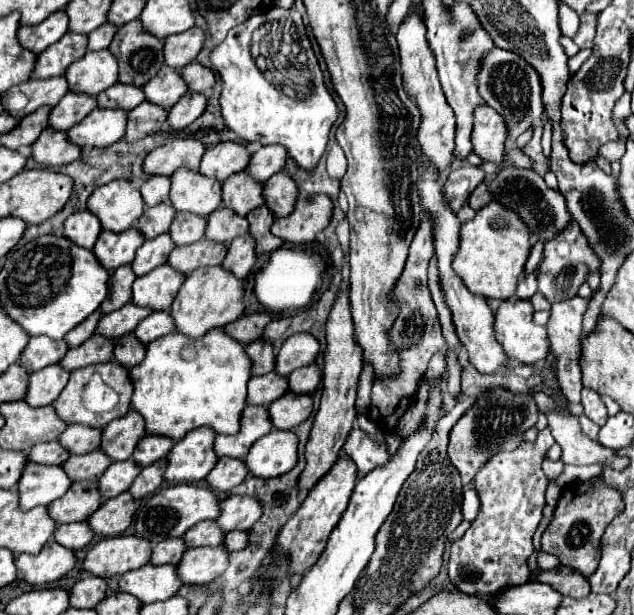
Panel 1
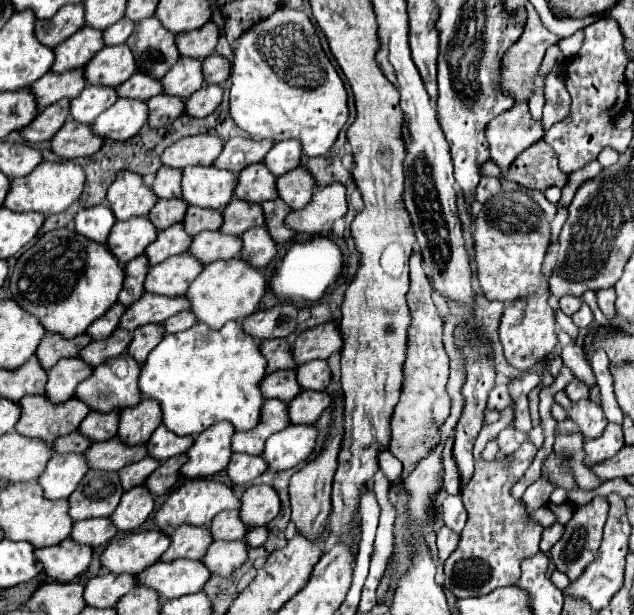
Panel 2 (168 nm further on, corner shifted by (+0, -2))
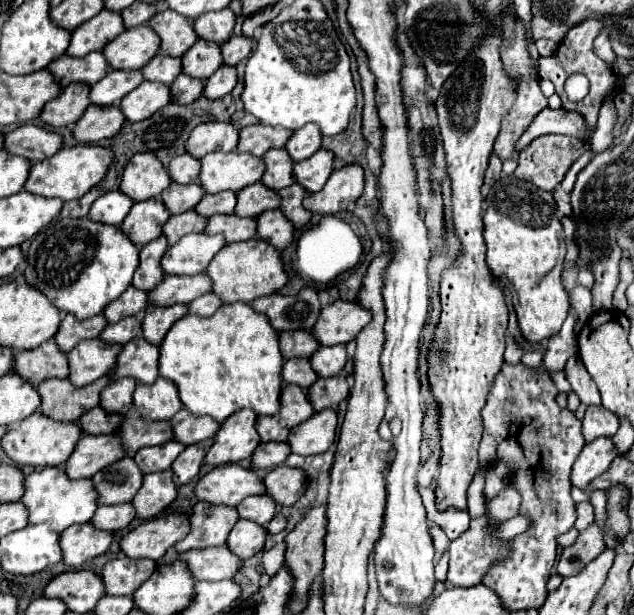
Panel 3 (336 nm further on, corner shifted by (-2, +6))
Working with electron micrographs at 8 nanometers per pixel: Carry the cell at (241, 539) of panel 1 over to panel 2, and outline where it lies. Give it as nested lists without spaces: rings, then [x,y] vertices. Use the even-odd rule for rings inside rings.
[[[265,526],[249,528],[243,540],[245,540],[247,548],[257,548],[257,546],[261,546],[261,544],[267,540],[267,528],[265,528]]]

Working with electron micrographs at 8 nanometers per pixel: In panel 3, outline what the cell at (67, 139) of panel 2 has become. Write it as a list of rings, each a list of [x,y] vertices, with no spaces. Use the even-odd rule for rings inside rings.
[[[91,104],[81,120],[75,124],[73,136],[83,144],[93,144],[103,138],[113,138],[125,122],[119,106],[95,106]]]

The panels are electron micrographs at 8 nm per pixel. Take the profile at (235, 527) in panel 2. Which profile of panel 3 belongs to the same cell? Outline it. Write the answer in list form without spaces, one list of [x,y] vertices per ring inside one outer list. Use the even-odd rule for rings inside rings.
[[[267,494],[251,496],[239,504],[239,516],[255,520],[257,524],[263,526],[267,526],[275,514],[277,514],[277,502]]]

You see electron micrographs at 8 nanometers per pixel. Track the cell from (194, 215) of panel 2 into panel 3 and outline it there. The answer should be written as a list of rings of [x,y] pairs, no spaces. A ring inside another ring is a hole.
[[[219,192],[219,194],[205,194],[205,198],[195,206],[195,210],[209,218],[213,214],[231,214],[237,204],[235,192]]]

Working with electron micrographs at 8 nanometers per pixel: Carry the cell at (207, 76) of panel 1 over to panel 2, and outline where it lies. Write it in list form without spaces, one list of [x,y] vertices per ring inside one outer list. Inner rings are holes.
[[[211,54],[203,60],[203,76],[205,76],[205,84],[217,84],[223,86],[225,80],[229,78],[229,60]]]

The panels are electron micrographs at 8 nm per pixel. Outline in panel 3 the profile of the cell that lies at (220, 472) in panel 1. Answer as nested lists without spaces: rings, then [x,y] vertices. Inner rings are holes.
[[[261,442],[253,452],[253,468],[275,468],[291,454],[287,442]]]

